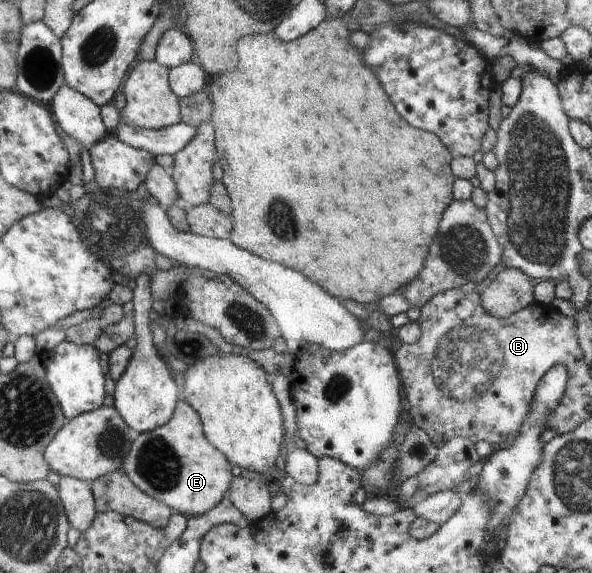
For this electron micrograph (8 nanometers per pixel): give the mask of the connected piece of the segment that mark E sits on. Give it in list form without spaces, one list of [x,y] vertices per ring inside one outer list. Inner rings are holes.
[[[183,399],[168,424],[136,437],[123,471],[140,491],[187,519],[211,512],[223,501],[232,481],[226,455],[207,441],[198,411]]]

